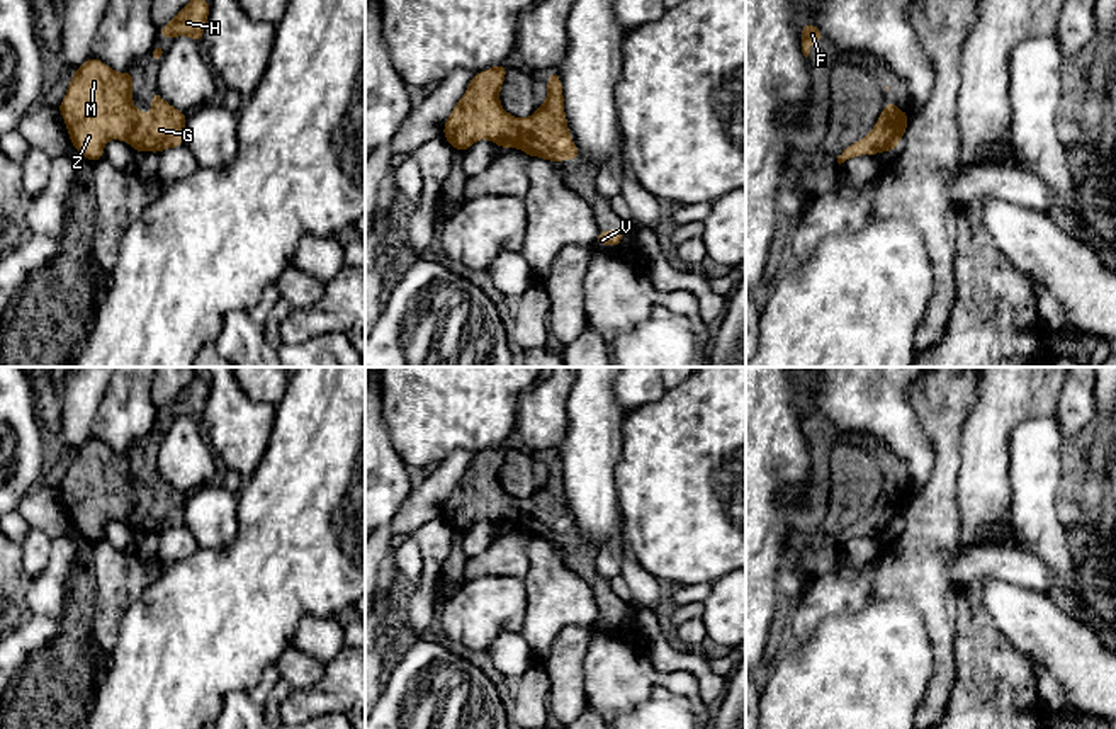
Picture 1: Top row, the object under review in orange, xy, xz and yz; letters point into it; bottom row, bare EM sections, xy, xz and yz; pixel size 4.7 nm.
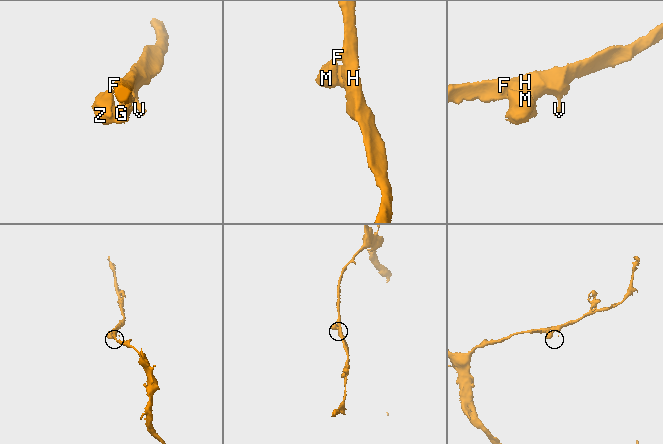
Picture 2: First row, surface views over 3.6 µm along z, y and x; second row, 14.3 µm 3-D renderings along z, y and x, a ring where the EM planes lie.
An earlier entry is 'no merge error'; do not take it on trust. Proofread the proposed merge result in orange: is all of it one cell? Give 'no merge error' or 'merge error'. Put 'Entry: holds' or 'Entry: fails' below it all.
no merge error
Entry: holds

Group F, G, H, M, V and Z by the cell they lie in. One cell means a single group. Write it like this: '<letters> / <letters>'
F G H M V Z

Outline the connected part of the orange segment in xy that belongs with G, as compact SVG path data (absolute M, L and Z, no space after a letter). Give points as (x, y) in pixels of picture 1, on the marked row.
M97 58L87 59L73 75L58 105L71 144L92 163L104 158L109 139L127 141L132 150L160 153L185 144L187 116L151 95L149 114L132 104L132 73L119 73Z

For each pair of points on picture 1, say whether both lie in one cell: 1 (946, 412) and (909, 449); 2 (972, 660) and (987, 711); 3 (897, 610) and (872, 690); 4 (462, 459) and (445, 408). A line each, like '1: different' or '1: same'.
1: different
2: same
3: same
4: different

